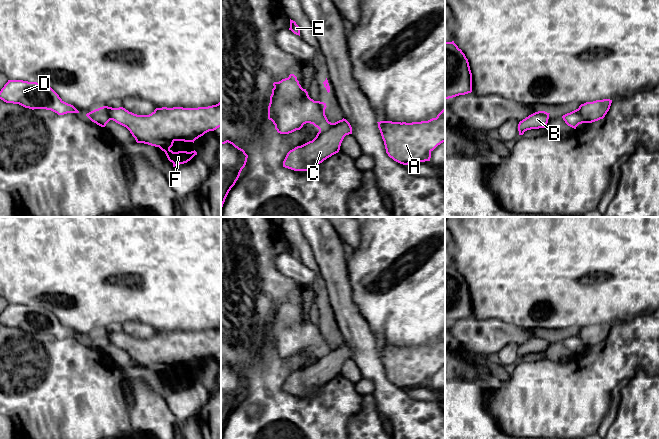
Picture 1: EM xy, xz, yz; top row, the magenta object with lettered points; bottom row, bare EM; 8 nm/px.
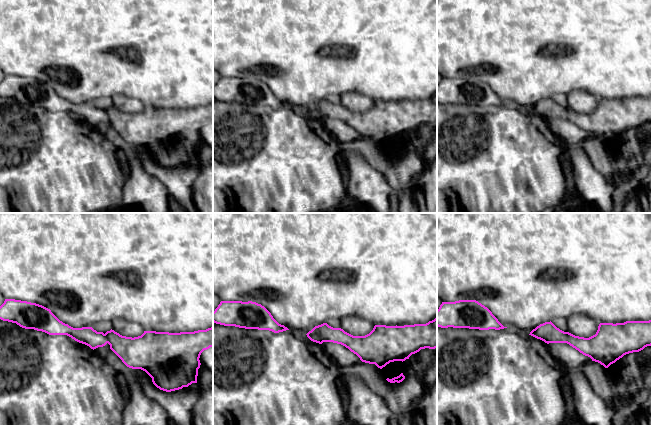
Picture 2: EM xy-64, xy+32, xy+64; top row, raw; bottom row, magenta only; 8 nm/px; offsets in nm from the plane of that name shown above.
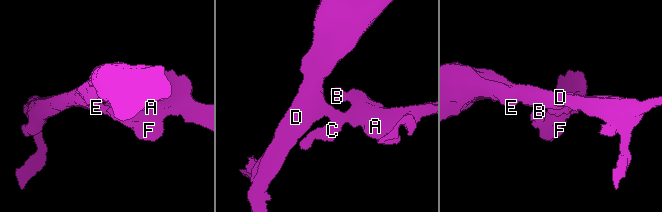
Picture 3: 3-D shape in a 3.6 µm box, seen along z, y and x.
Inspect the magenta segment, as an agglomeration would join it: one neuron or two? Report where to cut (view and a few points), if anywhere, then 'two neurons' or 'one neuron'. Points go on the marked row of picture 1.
xy (98, 108), (105, 111), (111, 119) | two neurons

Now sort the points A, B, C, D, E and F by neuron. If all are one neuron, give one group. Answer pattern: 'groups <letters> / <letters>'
groups A B C F / D E

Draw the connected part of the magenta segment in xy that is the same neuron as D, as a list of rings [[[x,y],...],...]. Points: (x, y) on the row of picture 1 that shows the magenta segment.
[[[8,80],[0,91],[0,99],[32,110],[51,110],[58,115],[79,113],[73,105],[64,102],[51,87],[43,83]]]

